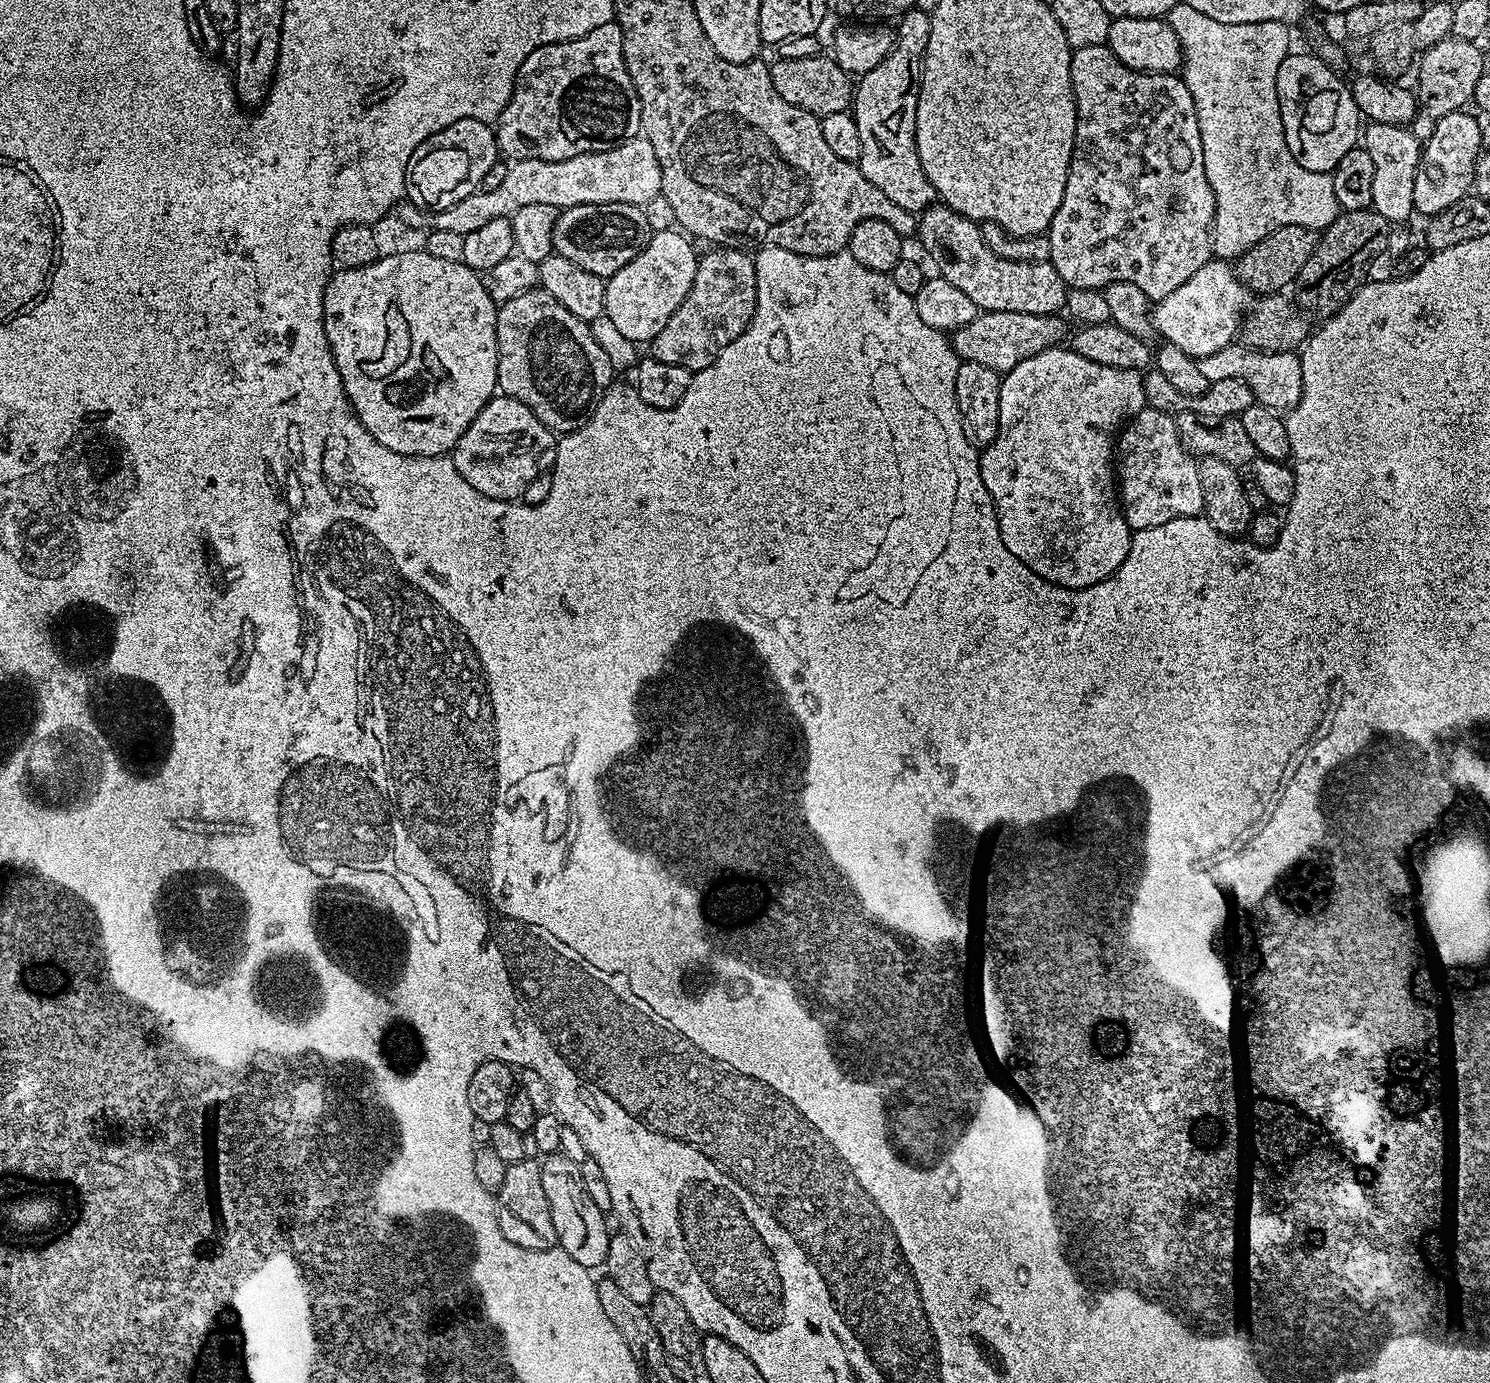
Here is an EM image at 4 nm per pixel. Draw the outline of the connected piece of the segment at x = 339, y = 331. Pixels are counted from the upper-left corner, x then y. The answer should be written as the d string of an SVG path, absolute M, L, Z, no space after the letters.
M470 266L460 268L340 268L333 271L332 278L324 291L324 325L326 338L332 347L340 377L348 400L358 414L362 426L382 442L382 446L390 446L398 454L407 456L443 456L451 453L457 442L466 434L468 427L478 418L478 414L489 400L497 395L498 385L498 330L496 314L498 306L490 298L481 273Z

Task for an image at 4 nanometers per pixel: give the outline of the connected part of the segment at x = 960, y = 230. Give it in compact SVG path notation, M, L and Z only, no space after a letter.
M937 202L919 213L918 236L920 244L936 263L935 271L946 282L958 286L974 302L977 309L986 312L1013 312L1014 314L1042 314L1051 316L1064 308L1068 288L1064 279L1054 270L1051 262L1031 264L1014 262L997 256L991 247L980 245L980 228L977 221L966 218Z

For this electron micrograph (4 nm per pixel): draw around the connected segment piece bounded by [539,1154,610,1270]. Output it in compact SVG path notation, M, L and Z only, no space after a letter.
M553 1154L545 1155L539 1161L539 1166L542 1174L542 1190L546 1192L546 1202L550 1204L550 1214L556 1231L556 1244L560 1251L565 1252L574 1262L578 1262L582 1268L595 1270L597 1267L599 1269L608 1253L610 1231L608 1232L608 1224L604 1221L605 1213L598 1206L594 1206L590 1194L586 1194L586 1186L580 1177L580 1165L563 1154Z

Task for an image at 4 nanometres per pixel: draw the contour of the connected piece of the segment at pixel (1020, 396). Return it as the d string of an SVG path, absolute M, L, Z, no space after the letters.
M1068 346L1047 348L1042 354L1036 354L1034 358L1026 358L1018 362L1018 366L1003 373L1000 382L1000 413L998 414L1000 433L996 435L992 444L979 453L980 473L982 482L996 507L998 530L1002 534L1002 542L1006 542L1006 550L1010 550L1014 558L1030 566L1034 574L1063 588L1089 588L1102 582L1110 574L1114 574L1118 566L1126 562L1130 554L1133 531L1126 522L1118 499L1118 484L1114 479L1114 441L1121 431L1122 422L1131 420L1145 407L1144 378L1140 372L1118 370L1114 366L1098 366L1098 362L1090 362L1088 358L1082 358L1082 354L1072 351Z

